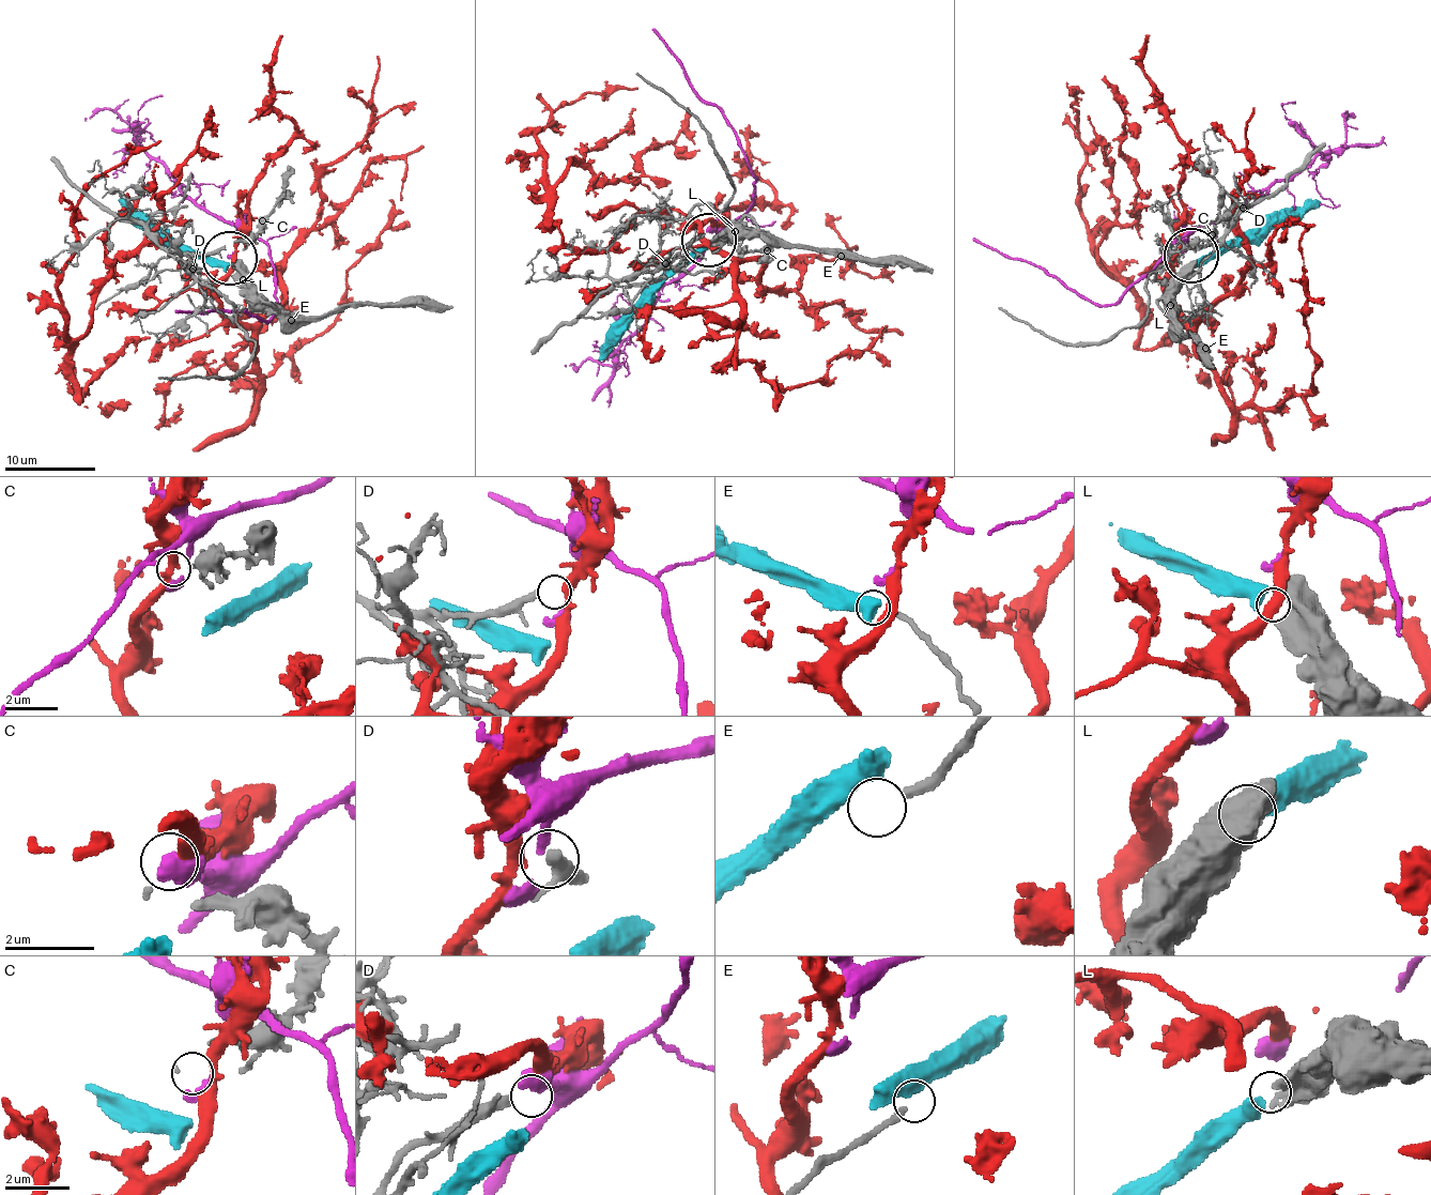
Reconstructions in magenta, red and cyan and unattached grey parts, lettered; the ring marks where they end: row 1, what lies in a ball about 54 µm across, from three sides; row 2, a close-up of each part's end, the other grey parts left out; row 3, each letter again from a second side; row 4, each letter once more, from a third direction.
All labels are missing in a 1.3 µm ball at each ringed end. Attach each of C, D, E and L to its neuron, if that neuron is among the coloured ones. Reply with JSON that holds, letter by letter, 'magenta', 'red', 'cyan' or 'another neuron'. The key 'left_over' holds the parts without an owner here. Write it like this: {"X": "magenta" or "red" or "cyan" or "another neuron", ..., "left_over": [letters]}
{"C": "red", "D": "another neuron", "E": "another neuron", "L": "cyan", "left_over": ["D", "E"]}

